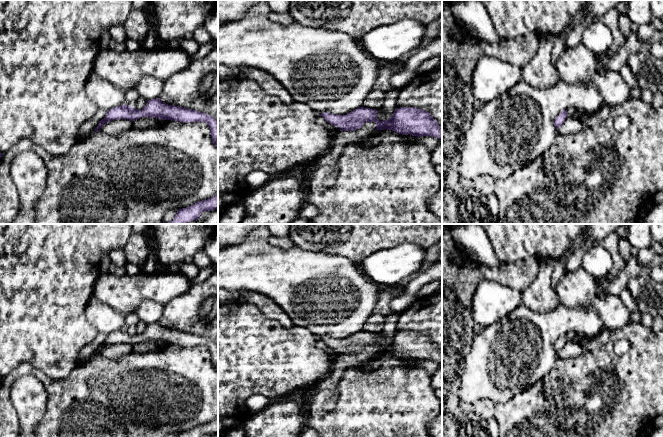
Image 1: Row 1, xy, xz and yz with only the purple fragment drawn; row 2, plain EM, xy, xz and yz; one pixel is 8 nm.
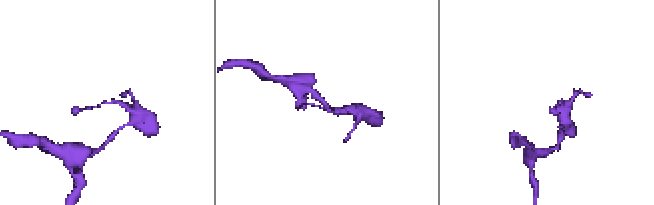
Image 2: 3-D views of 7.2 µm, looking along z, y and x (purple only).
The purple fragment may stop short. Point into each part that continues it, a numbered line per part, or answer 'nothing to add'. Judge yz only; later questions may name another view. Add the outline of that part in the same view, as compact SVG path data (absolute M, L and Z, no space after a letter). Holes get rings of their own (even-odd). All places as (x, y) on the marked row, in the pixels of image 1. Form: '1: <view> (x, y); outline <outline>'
nothing to add

